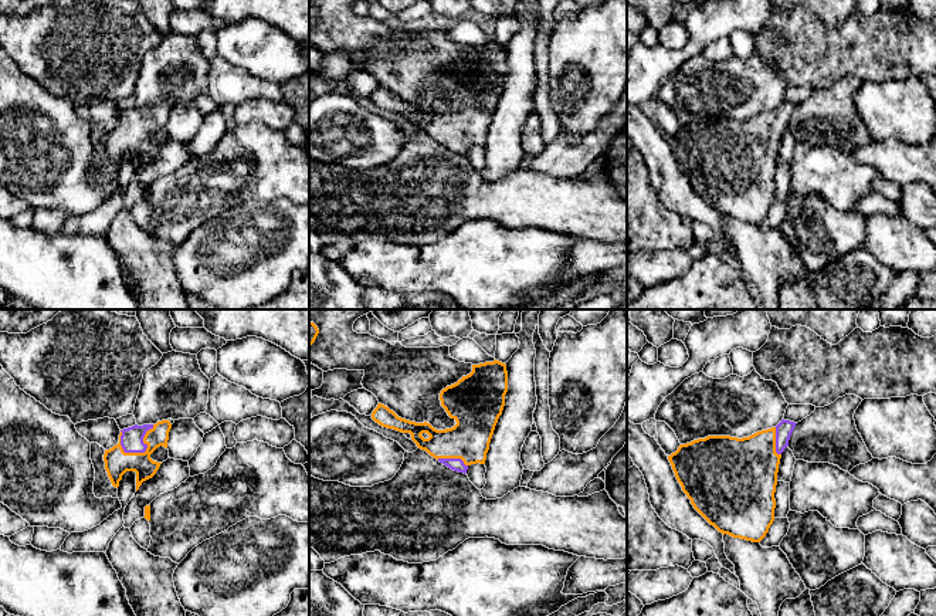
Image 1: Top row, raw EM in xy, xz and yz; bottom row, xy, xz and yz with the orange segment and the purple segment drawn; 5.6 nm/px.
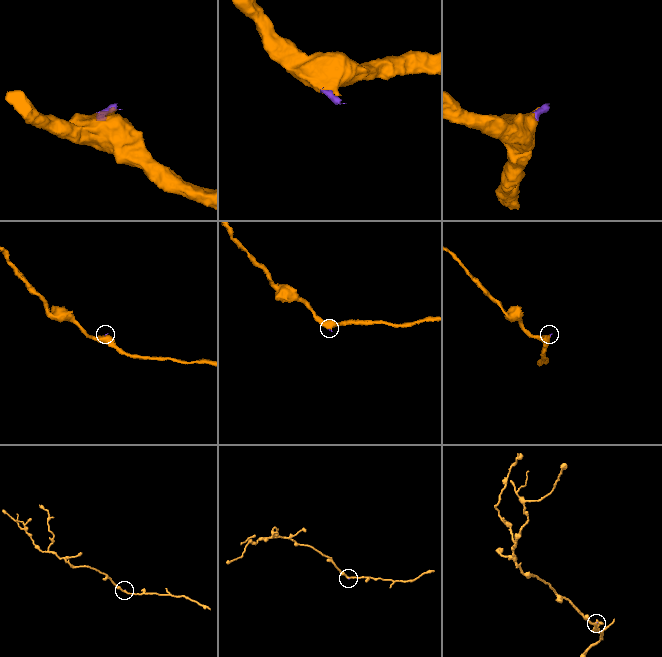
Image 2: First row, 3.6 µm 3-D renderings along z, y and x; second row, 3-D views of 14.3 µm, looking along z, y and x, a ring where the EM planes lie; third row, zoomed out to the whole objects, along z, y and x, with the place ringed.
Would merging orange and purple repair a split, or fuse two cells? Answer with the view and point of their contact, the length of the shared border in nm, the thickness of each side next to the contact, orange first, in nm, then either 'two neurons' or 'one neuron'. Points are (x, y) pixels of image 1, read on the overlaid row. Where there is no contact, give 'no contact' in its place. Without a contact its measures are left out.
xy (146, 449) | 240 nm | 140/130 nm | one neuron

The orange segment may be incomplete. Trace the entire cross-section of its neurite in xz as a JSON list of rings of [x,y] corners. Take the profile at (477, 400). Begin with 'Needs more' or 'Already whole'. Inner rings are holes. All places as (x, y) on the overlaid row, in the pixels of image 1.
Needs more. [[[495,359],[472,365],[469,375],[441,390],[441,406],[457,422],[451,429],[437,430],[427,422],[401,419],[381,403],[373,410],[372,419],[383,427],[410,433],[418,449],[465,474],[471,464],[485,464],[506,392],[506,365]]]

